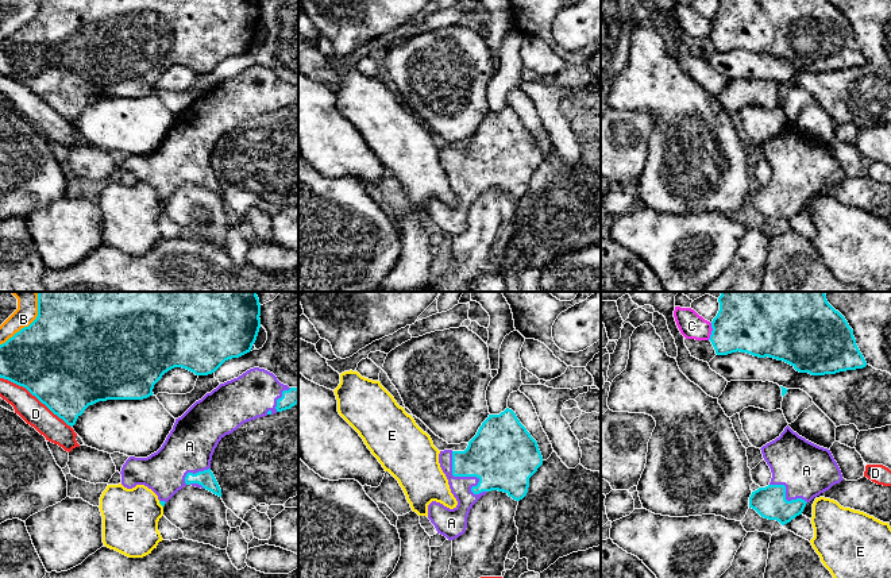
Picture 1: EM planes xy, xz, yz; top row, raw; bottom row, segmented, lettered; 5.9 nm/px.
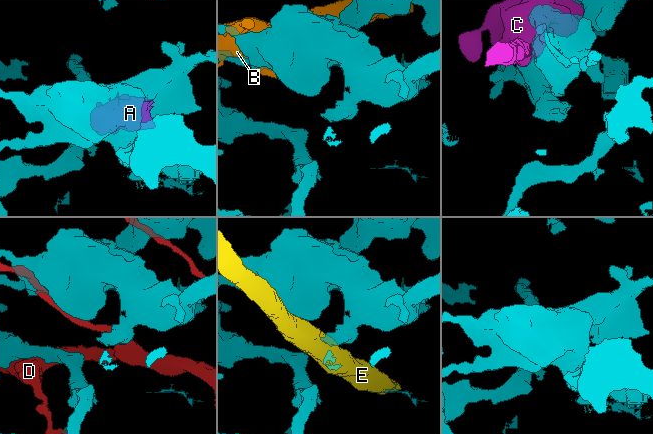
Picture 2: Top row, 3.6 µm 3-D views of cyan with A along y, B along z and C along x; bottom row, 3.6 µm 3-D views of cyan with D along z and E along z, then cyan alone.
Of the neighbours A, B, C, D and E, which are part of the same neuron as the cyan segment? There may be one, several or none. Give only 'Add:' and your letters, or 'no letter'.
Add: A

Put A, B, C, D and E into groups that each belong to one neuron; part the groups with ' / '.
A / B / C / D / E

